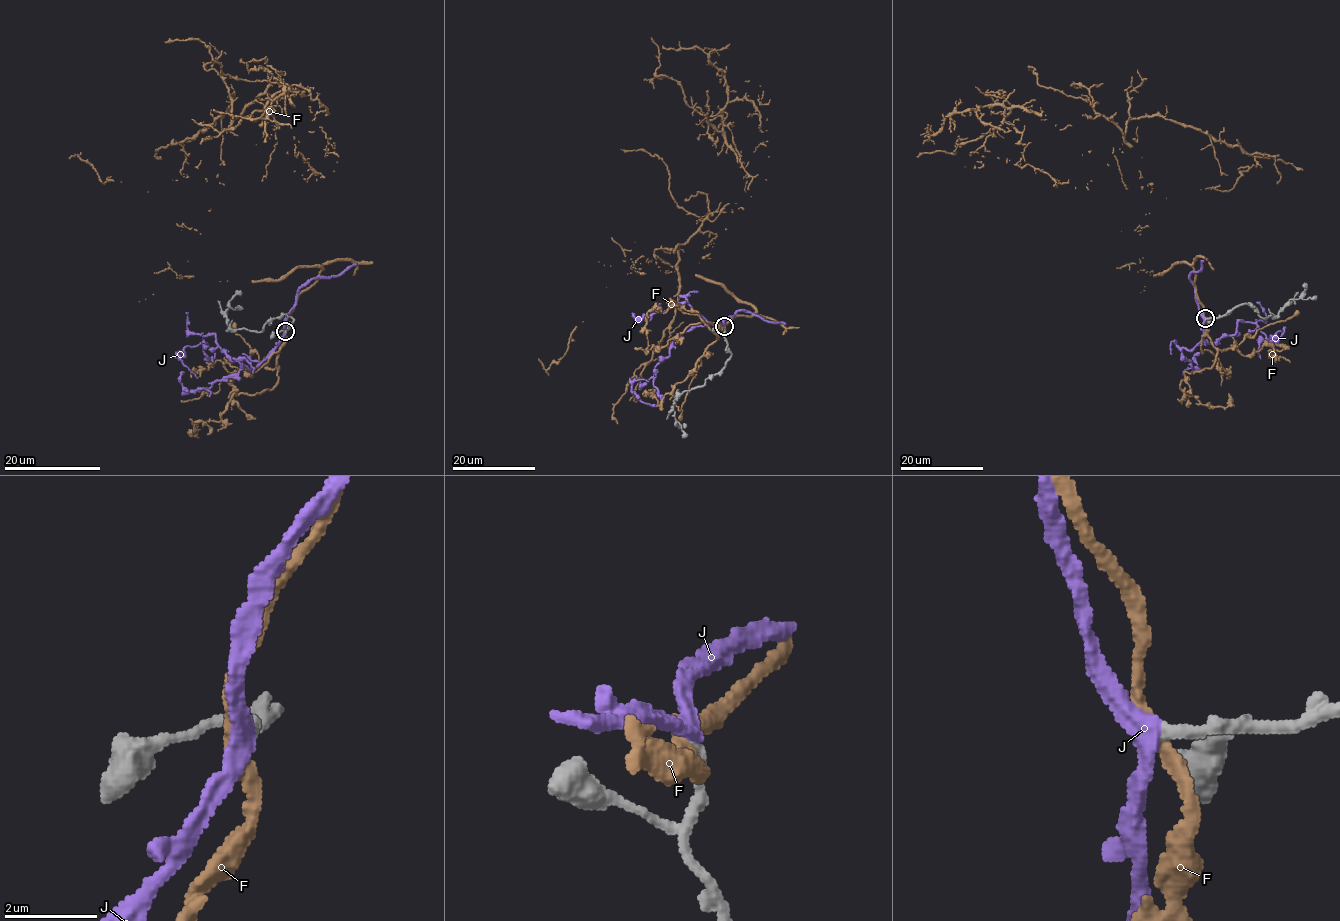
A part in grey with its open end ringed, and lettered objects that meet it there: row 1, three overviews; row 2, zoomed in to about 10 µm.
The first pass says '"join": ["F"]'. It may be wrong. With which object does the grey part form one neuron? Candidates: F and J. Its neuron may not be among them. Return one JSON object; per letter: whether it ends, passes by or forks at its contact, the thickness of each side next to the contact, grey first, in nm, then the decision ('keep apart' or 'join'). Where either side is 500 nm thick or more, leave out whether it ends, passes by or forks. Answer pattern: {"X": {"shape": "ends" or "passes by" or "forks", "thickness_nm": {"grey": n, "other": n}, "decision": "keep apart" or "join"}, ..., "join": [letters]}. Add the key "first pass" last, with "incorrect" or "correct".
{"F": {"shape": "passes by", "thickness_nm": {"grey": 260, "other": 320}, "decision": "keep apart"}, "J": {"shape": "passes by", "thickness_nm": {"grey": 240, "other": 320}, "decision": "join"}, "join": ["J"], "first pass": "incorrect"}

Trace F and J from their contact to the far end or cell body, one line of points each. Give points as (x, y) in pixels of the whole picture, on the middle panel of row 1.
F: (723, 327), (756, 311), (640, 264), (660, 270), (744, 177), (708, 126), (750, 197)
J: (725, 326), (692, 326), (674, 341), (654, 370), (658, 405), (631, 391), (635, 380), (649, 381)

